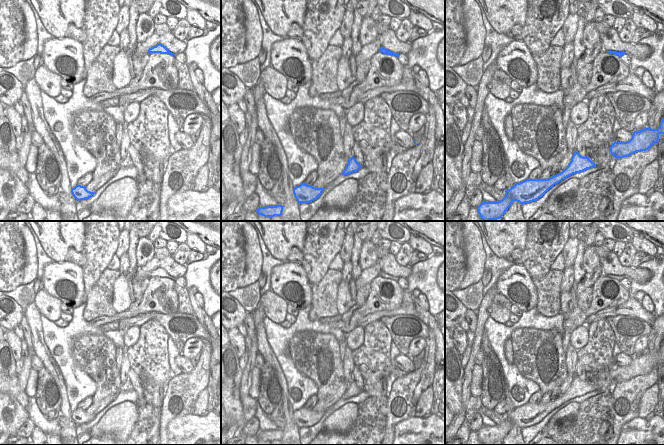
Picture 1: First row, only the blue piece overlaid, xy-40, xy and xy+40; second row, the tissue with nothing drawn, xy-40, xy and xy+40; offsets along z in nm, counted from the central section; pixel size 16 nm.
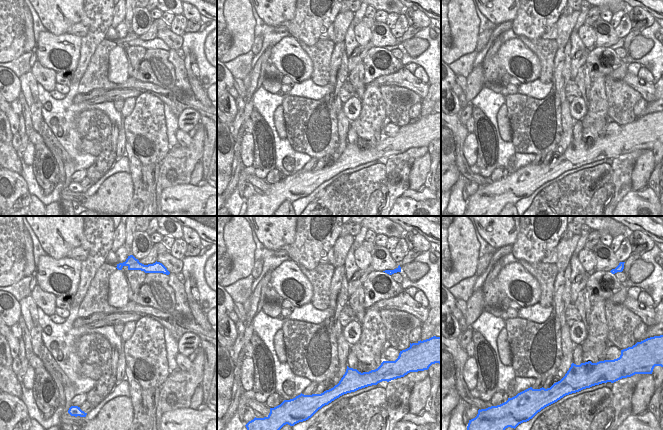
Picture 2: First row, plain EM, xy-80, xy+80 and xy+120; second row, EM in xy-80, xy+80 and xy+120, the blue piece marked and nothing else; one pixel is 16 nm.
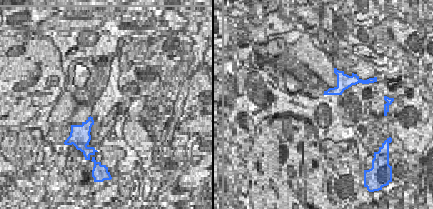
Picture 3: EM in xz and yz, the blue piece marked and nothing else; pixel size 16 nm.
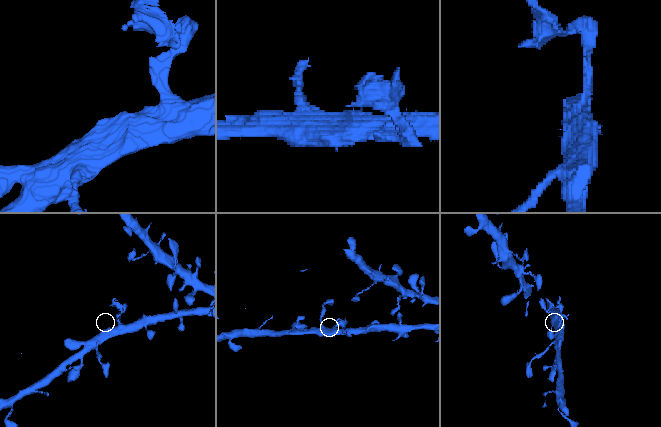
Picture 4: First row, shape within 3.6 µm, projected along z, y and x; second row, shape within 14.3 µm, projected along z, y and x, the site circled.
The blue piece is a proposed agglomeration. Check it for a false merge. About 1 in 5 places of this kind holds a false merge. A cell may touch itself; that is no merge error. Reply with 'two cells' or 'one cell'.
one cell

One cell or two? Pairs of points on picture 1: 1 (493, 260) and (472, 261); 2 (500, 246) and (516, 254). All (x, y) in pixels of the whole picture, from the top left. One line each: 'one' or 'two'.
1: two
2: two

